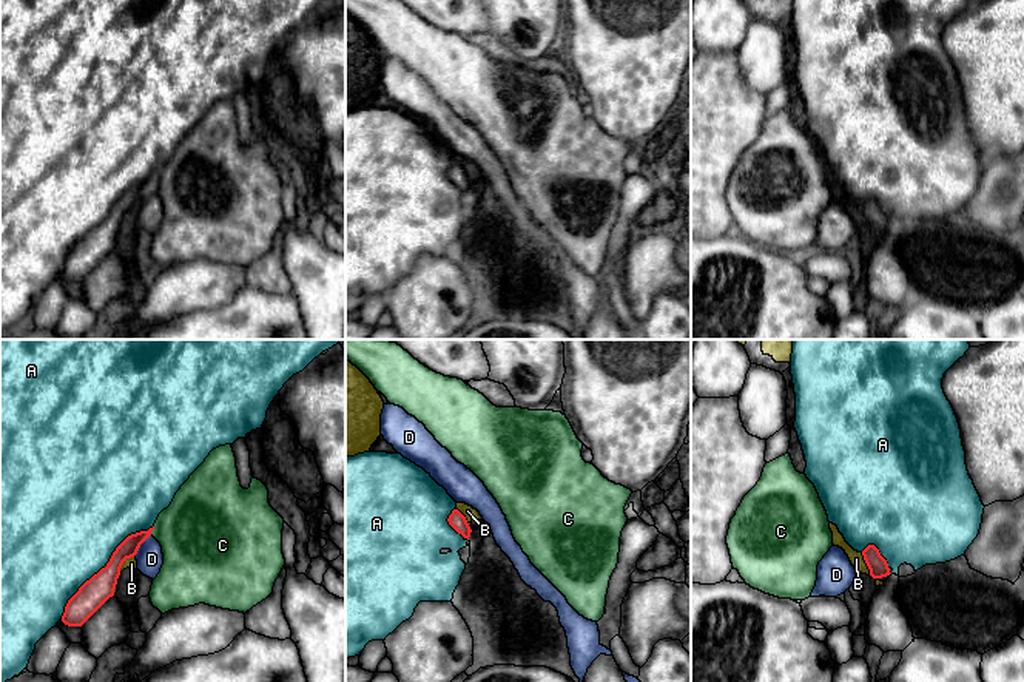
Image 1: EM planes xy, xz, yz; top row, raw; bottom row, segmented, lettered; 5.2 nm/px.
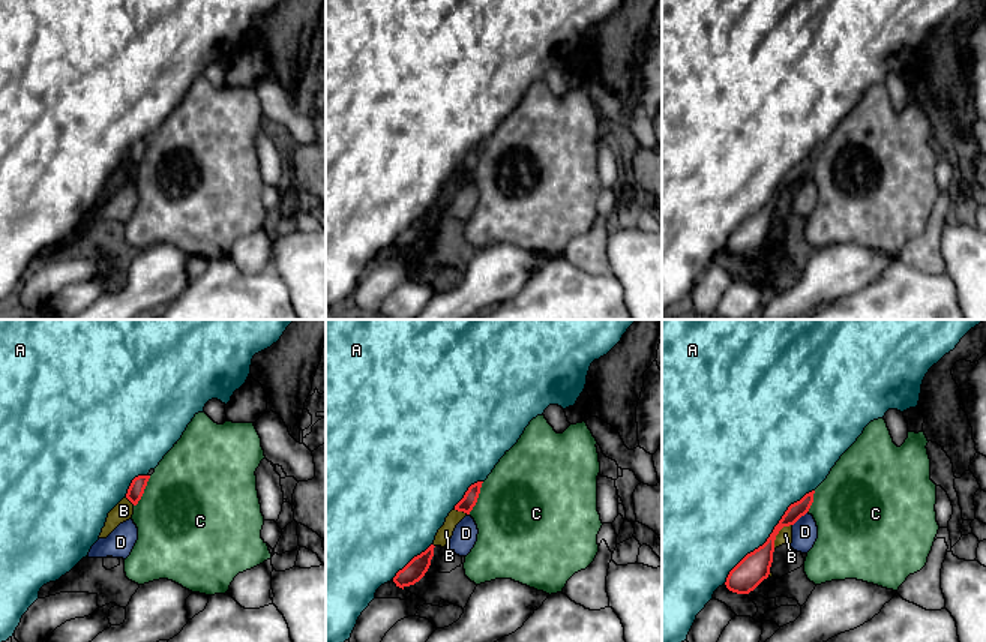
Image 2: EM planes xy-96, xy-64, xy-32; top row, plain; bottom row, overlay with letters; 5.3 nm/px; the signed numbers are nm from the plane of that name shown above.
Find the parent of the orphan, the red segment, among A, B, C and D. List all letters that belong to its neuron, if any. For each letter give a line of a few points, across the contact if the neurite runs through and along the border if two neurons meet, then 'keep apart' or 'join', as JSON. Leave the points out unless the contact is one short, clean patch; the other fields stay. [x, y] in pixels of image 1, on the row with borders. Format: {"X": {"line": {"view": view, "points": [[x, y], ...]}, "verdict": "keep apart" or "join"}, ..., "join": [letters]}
{"A": {"verdict": "keep apart"}, "B": {"verdict": "join"}, "C": {"verdict": "keep apart"}, "D": {"verdict": "keep apart"}, "join": ["B"]}

